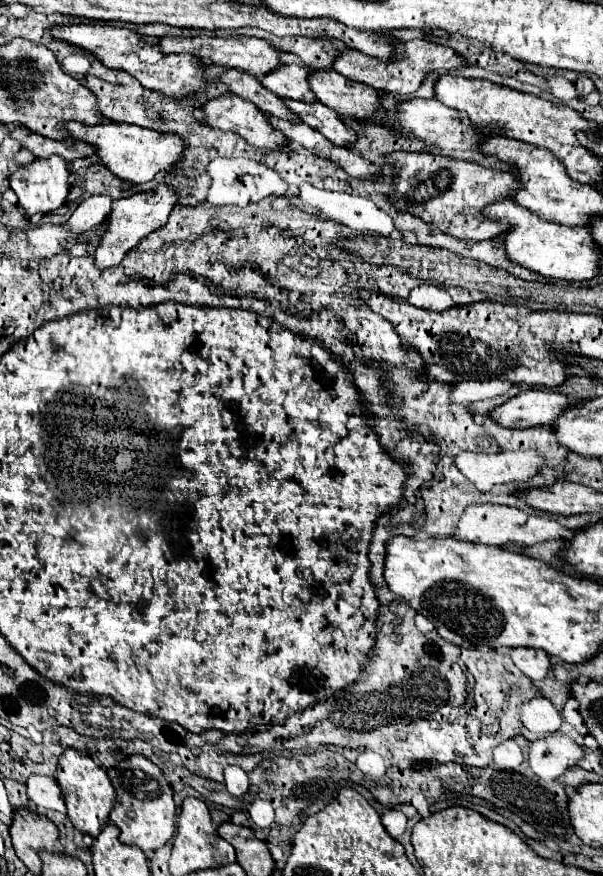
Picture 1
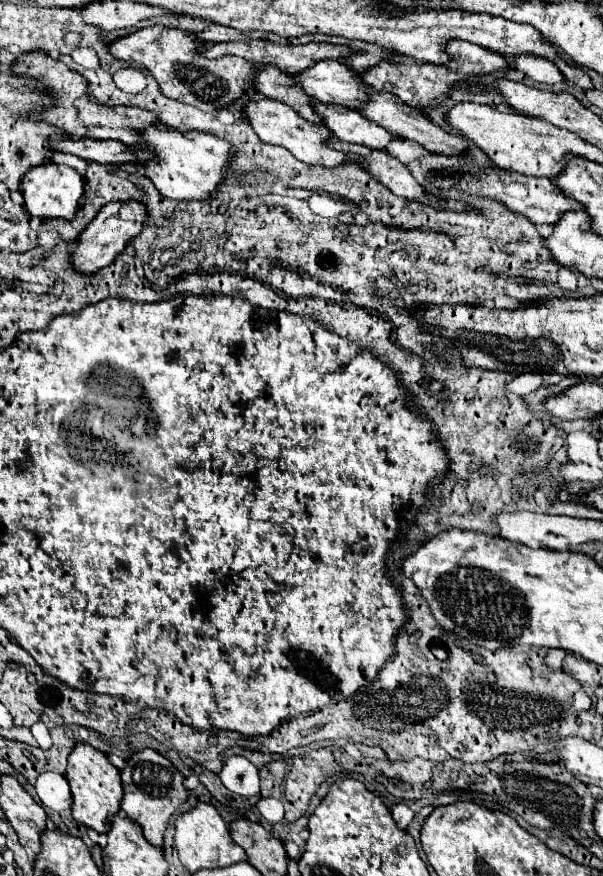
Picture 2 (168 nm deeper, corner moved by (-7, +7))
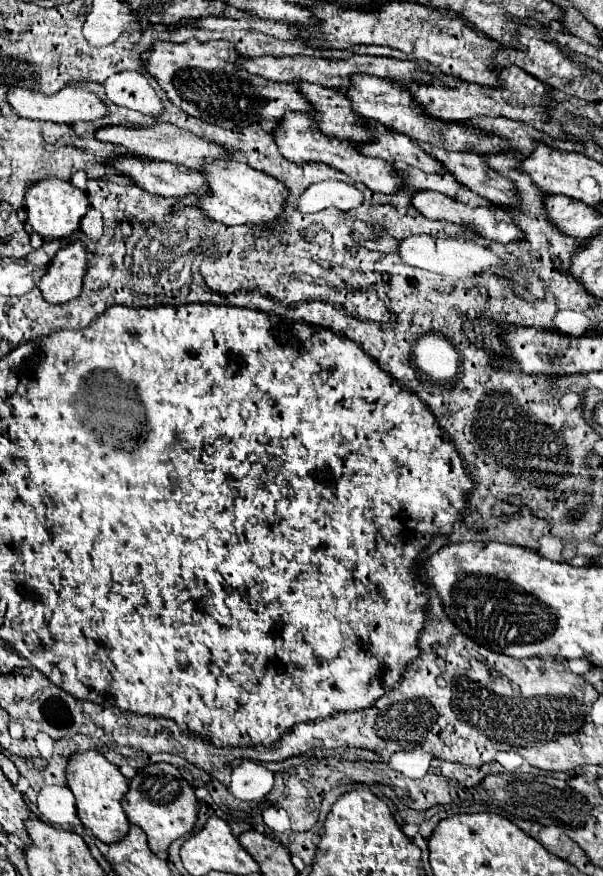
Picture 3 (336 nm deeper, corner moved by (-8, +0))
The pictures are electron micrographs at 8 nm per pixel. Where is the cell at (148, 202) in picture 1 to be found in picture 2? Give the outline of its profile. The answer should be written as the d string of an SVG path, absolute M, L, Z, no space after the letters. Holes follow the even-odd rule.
M117 201L105 205L79 235L79 247L73 253L75 269L89 275L97 273L103 267L109 267L115 261L115 257L125 249L125 245L129 245L129 241L137 237L137 233L141 233L143 225L145 225L145 205L141 205L139 201L121 201L121 203Z

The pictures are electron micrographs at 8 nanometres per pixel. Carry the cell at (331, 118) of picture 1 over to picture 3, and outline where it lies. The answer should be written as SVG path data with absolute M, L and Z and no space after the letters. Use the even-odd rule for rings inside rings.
M380 126L378 142L360 144L360 152L366 154L366 156L388 160L388 162L416 166L416 168L430 172L430 174L444 172L444 166L440 162L436 166L436 158L430 156L424 148L420 148L418 142L414 142L412 138L408 138L404 134L386 130L384 126Z

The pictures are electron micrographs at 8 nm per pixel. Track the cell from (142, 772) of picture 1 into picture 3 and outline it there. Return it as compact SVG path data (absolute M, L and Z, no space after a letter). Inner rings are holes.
M150 764L130 780L130 790L122 800L122 808L130 824L140 826L148 836L148 846L154 854L166 852L174 838L188 834L198 818L198 800L194 788L182 778L176 766L172 764Z

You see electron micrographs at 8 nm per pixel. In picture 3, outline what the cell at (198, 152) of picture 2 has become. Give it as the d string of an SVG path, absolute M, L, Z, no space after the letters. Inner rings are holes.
M210 160L204 164L202 174L210 182L212 194L198 198L202 210L226 226L270 226L274 220L280 220L286 208L286 188L272 176L254 170L252 166L236 160Z

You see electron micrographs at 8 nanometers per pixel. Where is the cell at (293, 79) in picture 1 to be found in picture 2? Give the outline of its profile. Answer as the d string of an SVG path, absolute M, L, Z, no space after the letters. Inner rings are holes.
M319 61L313 69L295 73L293 81L321 103L339 103L357 109L369 97L369 87L365 87L341 61Z

